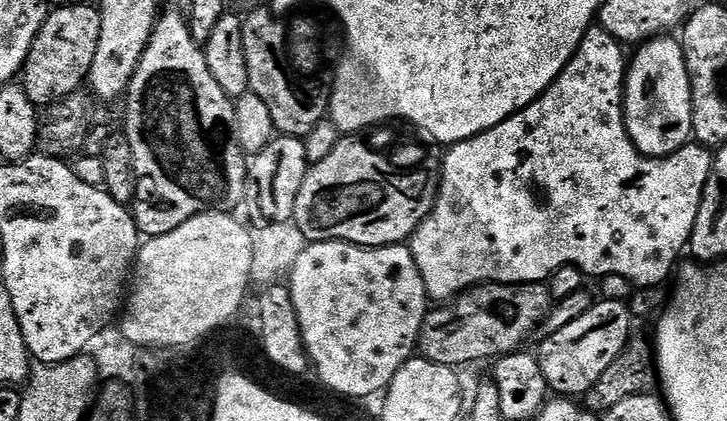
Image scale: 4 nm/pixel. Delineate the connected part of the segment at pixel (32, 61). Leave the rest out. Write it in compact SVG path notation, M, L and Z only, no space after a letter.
M88 2L84 5L53 7L45 18L45 24L38 30L23 66L22 85L30 102L45 106L81 91L94 62L94 50L98 50L99 33L99 7Z

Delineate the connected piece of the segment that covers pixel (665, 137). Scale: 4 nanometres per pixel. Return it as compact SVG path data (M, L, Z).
M665 34L658 36L654 40L646 40L643 44L635 49L636 57L631 57L628 74L623 83L624 85L624 125L628 127L630 138L634 142L634 146L644 156L659 158L662 156L672 156L678 149L683 148L685 144L693 139L692 135L692 83L688 77L688 67L686 66L686 58L684 57L684 45L679 39L671 40L671 35Z

